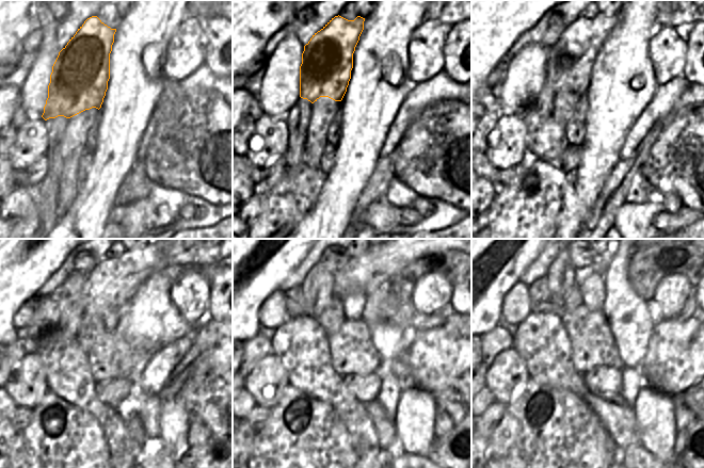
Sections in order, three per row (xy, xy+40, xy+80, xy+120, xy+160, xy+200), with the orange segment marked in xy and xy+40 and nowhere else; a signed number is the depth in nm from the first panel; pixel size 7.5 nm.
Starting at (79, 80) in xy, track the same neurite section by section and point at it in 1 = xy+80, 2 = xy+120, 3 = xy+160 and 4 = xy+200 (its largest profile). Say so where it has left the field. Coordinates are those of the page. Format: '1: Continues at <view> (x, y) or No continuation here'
1: Continues at xy+80 (570, 60)
2: Continues at xy+120 (113, 281)
3: Continues at xy+160 (370, 273)
4: Continues at xy+200 (629, 318)

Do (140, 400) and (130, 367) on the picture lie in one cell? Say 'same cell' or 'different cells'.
different cells

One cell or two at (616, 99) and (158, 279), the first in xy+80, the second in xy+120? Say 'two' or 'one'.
one

